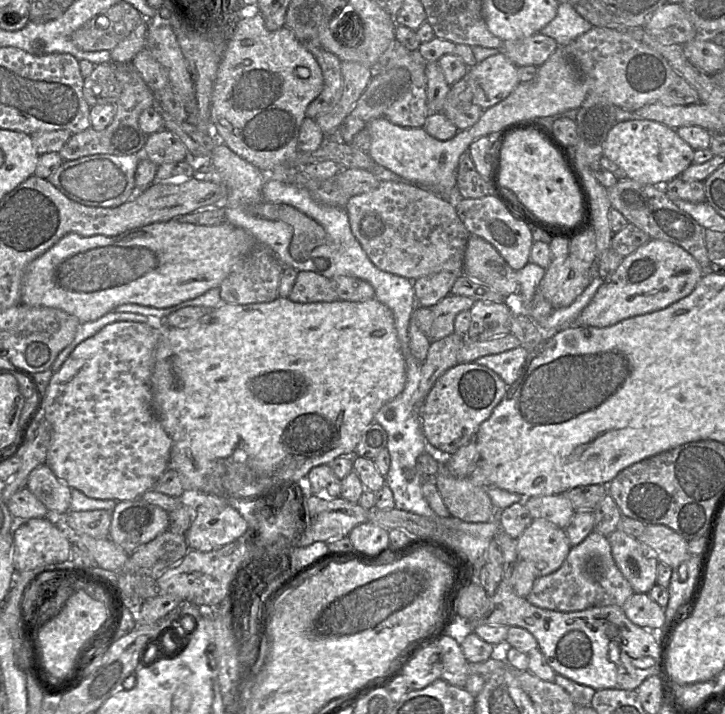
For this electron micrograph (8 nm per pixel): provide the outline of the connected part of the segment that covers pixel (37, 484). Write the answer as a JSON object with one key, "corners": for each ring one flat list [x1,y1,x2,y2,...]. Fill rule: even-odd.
{"corners":[[42,464,29,475,27,488,53,514,67,514,70,510,71,488,61,481,50,467]]}

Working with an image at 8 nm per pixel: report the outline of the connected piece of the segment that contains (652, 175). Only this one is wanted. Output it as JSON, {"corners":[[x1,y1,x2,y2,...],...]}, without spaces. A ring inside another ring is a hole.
{"corners":[[646,119,616,123,609,131,603,149,603,155,622,168,626,178,661,188,680,177,693,164,694,153,695,150,679,136,675,129]]}

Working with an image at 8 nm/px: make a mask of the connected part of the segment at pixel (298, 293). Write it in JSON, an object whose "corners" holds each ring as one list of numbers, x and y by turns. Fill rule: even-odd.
{"corners":[[299,271,289,297,294,302,333,302,340,300,331,279,312,271]]}

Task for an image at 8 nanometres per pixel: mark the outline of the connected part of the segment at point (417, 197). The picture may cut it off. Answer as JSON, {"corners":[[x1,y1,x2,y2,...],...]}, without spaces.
{"corners":[[381,181,376,189,350,197,345,208,352,233,379,269,411,281,441,271,463,273,470,233,454,204,434,190,409,182]]}

